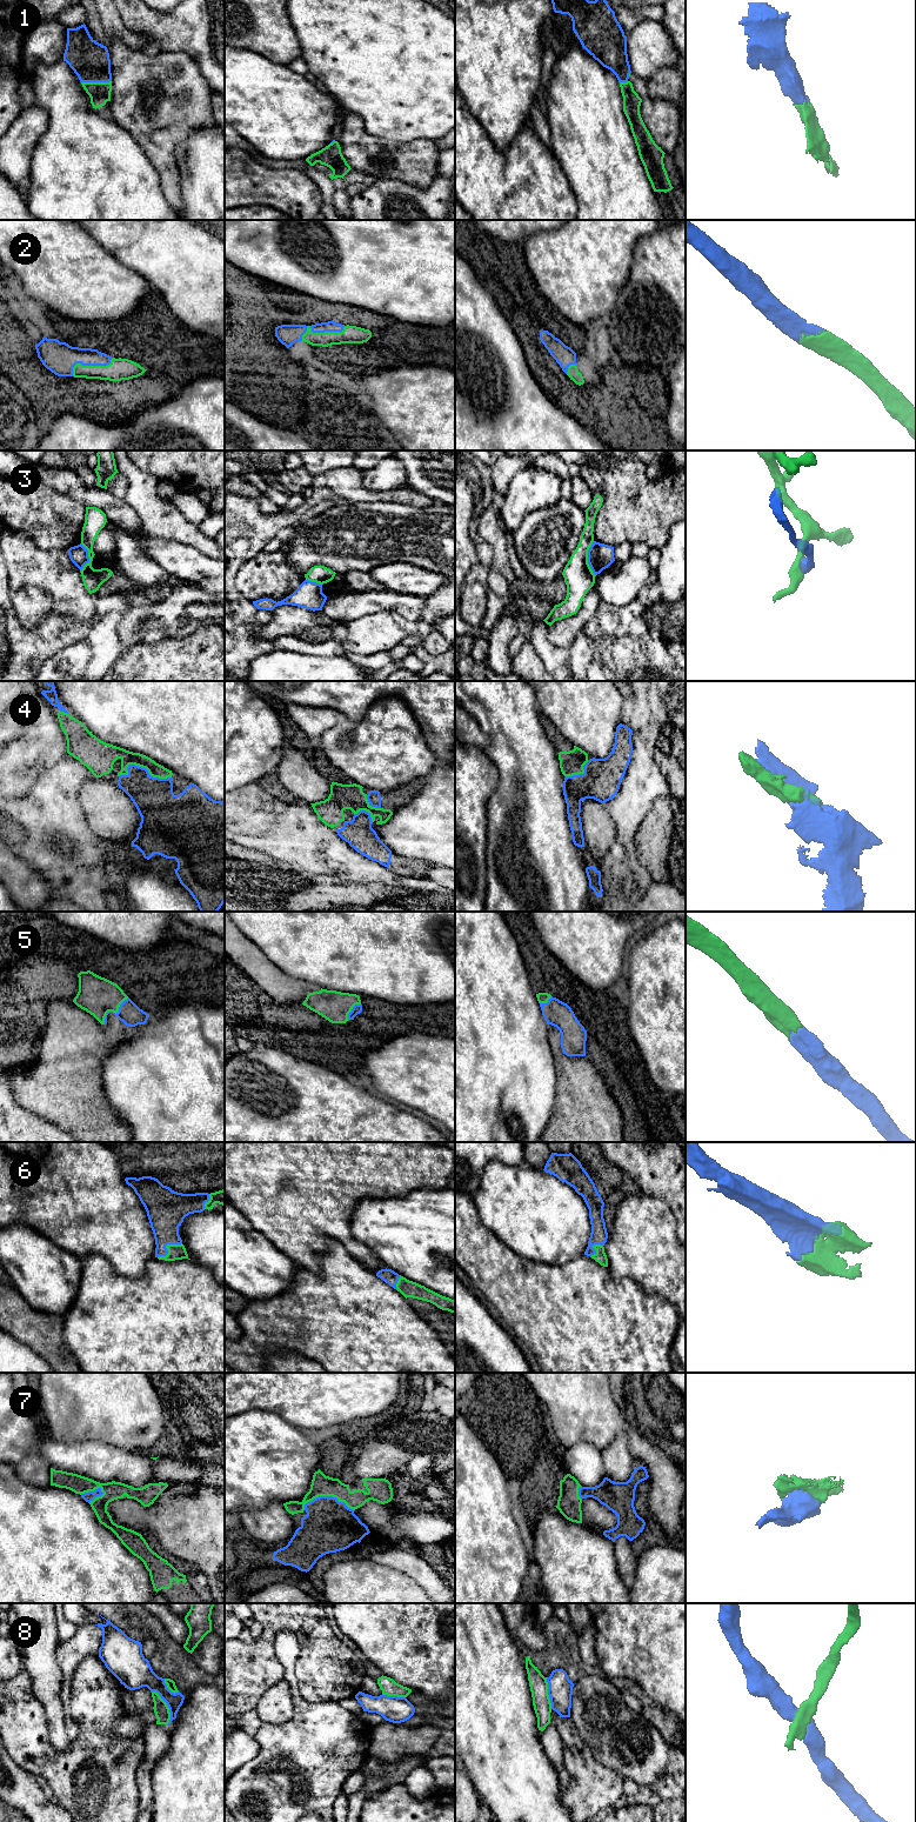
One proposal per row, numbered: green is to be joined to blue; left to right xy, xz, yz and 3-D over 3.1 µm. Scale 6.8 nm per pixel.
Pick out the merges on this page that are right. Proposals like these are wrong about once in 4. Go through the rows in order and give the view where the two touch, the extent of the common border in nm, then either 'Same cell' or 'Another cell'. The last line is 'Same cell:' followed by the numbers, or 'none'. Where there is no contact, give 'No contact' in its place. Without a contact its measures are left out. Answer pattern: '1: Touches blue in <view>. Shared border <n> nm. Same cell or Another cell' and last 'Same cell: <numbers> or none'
1: Touches blue in xy. Shared border 200 nm. Same cell
2: Touches blue in xz. Shared border 320 nm. Same cell
3: Touches blue in yz. Shared border 240 nm. Another cell
4: Touches blue in xy. Shared border 360 nm. Same cell
5: Touches blue in xy. Shared border 260 nm. Same cell
6: Touches blue in xy. Shared border 200 nm. Same cell
7: Touches blue in xz. Shared border 340 nm. Same cell
8: Touches blue in xy. Shared border 260 nm. Another cell
Same cell: 1, 2, 4, 5, 6, 7

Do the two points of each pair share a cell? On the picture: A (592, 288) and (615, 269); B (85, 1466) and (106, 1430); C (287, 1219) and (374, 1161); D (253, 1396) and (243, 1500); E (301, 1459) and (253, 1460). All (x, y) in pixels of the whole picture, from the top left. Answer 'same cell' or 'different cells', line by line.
A: same cell
B: different cells
C: same cell
D: different cells
E: same cell

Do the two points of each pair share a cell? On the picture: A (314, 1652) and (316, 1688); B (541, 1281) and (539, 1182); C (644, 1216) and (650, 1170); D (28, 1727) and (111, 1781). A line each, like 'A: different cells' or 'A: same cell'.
A: same cell
B: different cells
C: different cells
D: same cell

